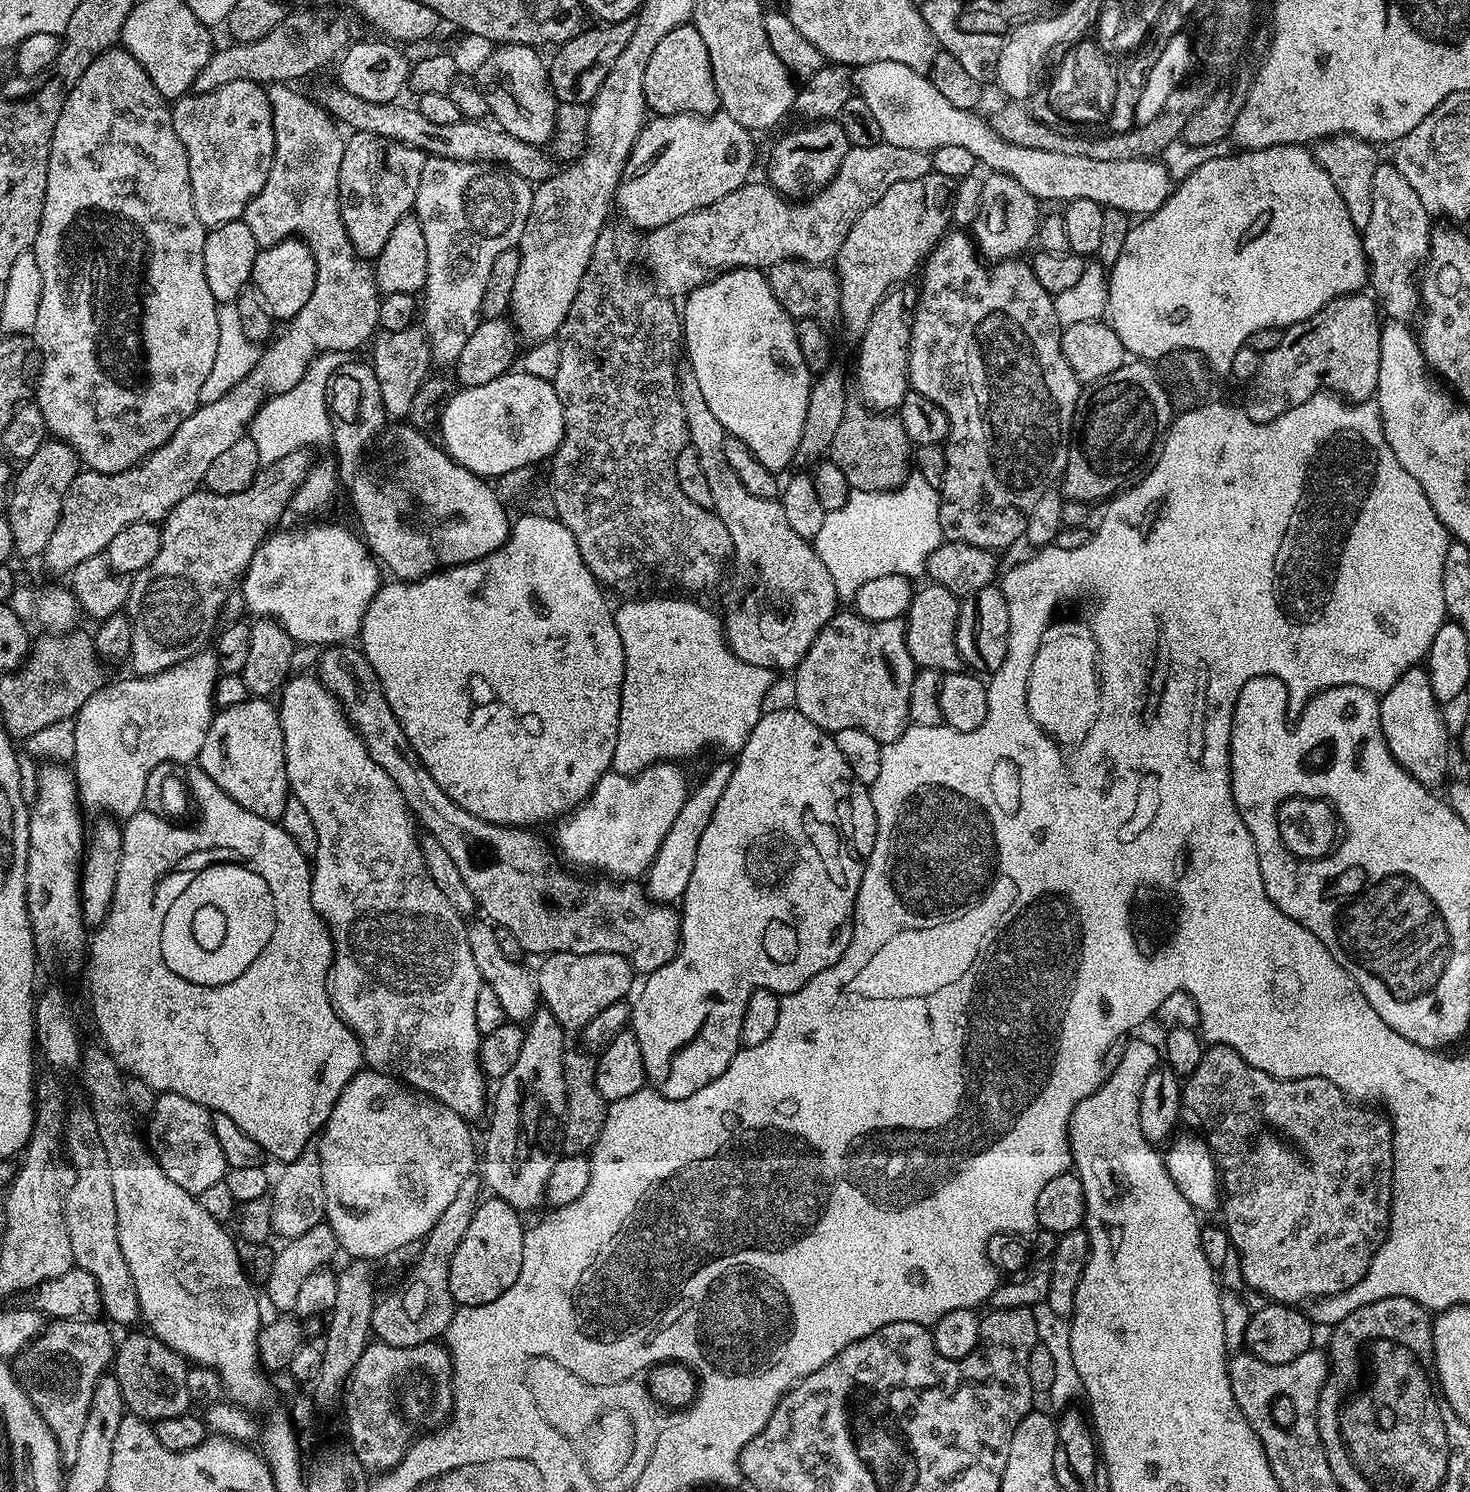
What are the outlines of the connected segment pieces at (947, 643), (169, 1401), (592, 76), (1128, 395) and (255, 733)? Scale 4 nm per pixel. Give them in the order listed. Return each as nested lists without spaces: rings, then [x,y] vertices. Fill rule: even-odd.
[[[925,583],[925,588],[917,587],[912,593],[904,620],[904,637],[910,650],[910,658],[917,669],[929,668],[942,674],[961,671],[965,667],[964,659],[958,654],[956,627],[960,613],[960,600],[946,586]]]
[[[144,1330],[130,1333],[114,1348],[114,1375],[122,1390],[125,1409],[141,1420],[155,1422],[162,1418],[183,1416],[189,1411],[190,1401],[186,1394],[188,1369],[183,1356]]]
[[[635,19],[618,20],[605,23],[600,28],[585,27],[573,40],[559,45],[555,49],[556,57],[550,60],[550,87],[559,103],[591,105],[598,94],[602,82],[606,82],[606,74],[614,70],[614,62],[618,62],[618,54],[626,50],[630,38],[634,35]]]
[[[1126,362],[1114,370],[1114,374],[1106,374],[1106,378],[1098,378],[1093,384],[1087,385],[1080,393],[1080,401],[1076,404],[1076,413],[1072,419],[1072,440],[1068,444],[1068,461],[1062,477],[1063,495],[1070,500],[1104,502],[1125,486],[1131,485],[1153,459],[1158,441],[1167,432],[1173,416],[1166,390],[1156,377],[1151,363]]]
[[[249,698],[238,702],[238,706],[219,709],[213,715],[212,725],[206,734],[206,742],[202,742],[198,766],[238,802],[250,814],[258,814],[258,818],[280,821],[282,810],[286,810],[286,802],[290,795],[288,779],[286,778],[286,754],[284,739],[277,705],[268,698]]]

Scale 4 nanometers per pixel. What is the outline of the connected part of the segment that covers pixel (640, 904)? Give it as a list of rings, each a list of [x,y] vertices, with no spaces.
[[[328,646],[319,653],[319,680],[324,683],[326,690],[348,715],[350,723],[356,727],[357,734],[362,738],[370,758],[394,778],[394,786],[402,794],[408,811],[412,813],[417,825],[427,835],[432,836],[450,854],[457,869],[462,874],[462,882],[466,882],[466,890],[474,894],[477,909],[496,928],[505,928],[518,938],[525,953],[543,958],[555,952],[570,954],[598,954],[609,952],[624,956],[632,965],[633,973],[647,974],[666,966],[676,956],[680,948],[680,914],[675,907],[667,904],[657,904],[648,899],[645,889],[639,888],[636,882],[617,882],[612,878],[600,878],[597,884],[583,884],[572,876],[552,868],[552,856],[548,848],[534,836],[527,827],[505,826],[491,824],[470,810],[462,810],[434,778],[430,778],[430,770],[422,766],[418,754],[414,754],[414,746],[410,746],[410,738],[402,730],[398,718],[394,718],[394,710],[390,710],[390,702],[386,702],[386,694],[382,690],[382,682],[374,674],[374,666],[365,658],[363,651],[352,646]]]

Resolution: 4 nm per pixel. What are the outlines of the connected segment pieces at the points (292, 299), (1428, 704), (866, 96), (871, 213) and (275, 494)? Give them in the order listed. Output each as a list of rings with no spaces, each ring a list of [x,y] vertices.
[[[299,238],[283,240],[269,248],[260,248],[256,253],[250,284],[277,322],[287,322],[296,317],[298,310],[306,306],[315,281],[314,254],[310,246]]]
[[[1423,667],[1410,669],[1388,692],[1379,697],[1382,734],[1390,754],[1418,782],[1427,788],[1439,789],[1448,772],[1448,724],[1444,721],[1442,705],[1430,688],[1430,678]]]
[[[875,60],[859,65],[853,73],[853,85],[873,111],[885,143],[919,152],[938,146],[966,146],[966,150],[974,154],[977,165],[984,167],[985,164],[985,169],[1014,178],[1037,202],[1090,198],[1090,202],[1098,202],[1105,208],[1122,210],[1129,218],[1143,218],[1158,210],[1174,187],[1166,166],[1156,158],[1098,162],[1098,158],[1014,146],[1014,142],[1006,142],[1006,138],[998,135],[991,123],[979,116],[979,111],[954,106],[934,90],[927,75],[900,62]]]
[[[937,172],[890,186],[859,215],[834,261],[839,278],[840,320],[853,334],[864,332],[878,302],[923,265],[936,241],[950,228],[950,184]]]
[[[305,451],[286,454],[286,458],[267,465],[258,473],[255,482],[238,494],[227,496],[197,490],[169,510],[162,521],[160,549],[154,562],[135,573],[128,585],[126,615],[130,622],[130,665],[135,675],[153,676],[209,647],[218,628],[216,619],[221,619],[228,593],[237,587],[256,553],[256,547],[279,525],[276,523],[283,518],[284,511],[289,511],[292,496],[313,463],[313,457],[308,457]]]

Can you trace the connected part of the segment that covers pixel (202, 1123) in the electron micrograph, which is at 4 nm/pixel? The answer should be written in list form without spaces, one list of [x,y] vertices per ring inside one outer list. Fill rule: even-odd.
[[[161,1092],[152,1107],[150,1119],[152,1121],[148,1124],[148,1132],[146,1131],[146,1143],[170,1182],[175,1182],[182,1186],[182,1190],[199,1198],[202,1190],[207,1190],[214,1186],[214,1182],[224,1179],[224,1173],[229,1167],[222,1154],[222,1145],[214,1134],[212,1112],[209,1109],[190,1098],[182,1098],[182,1094]]]

